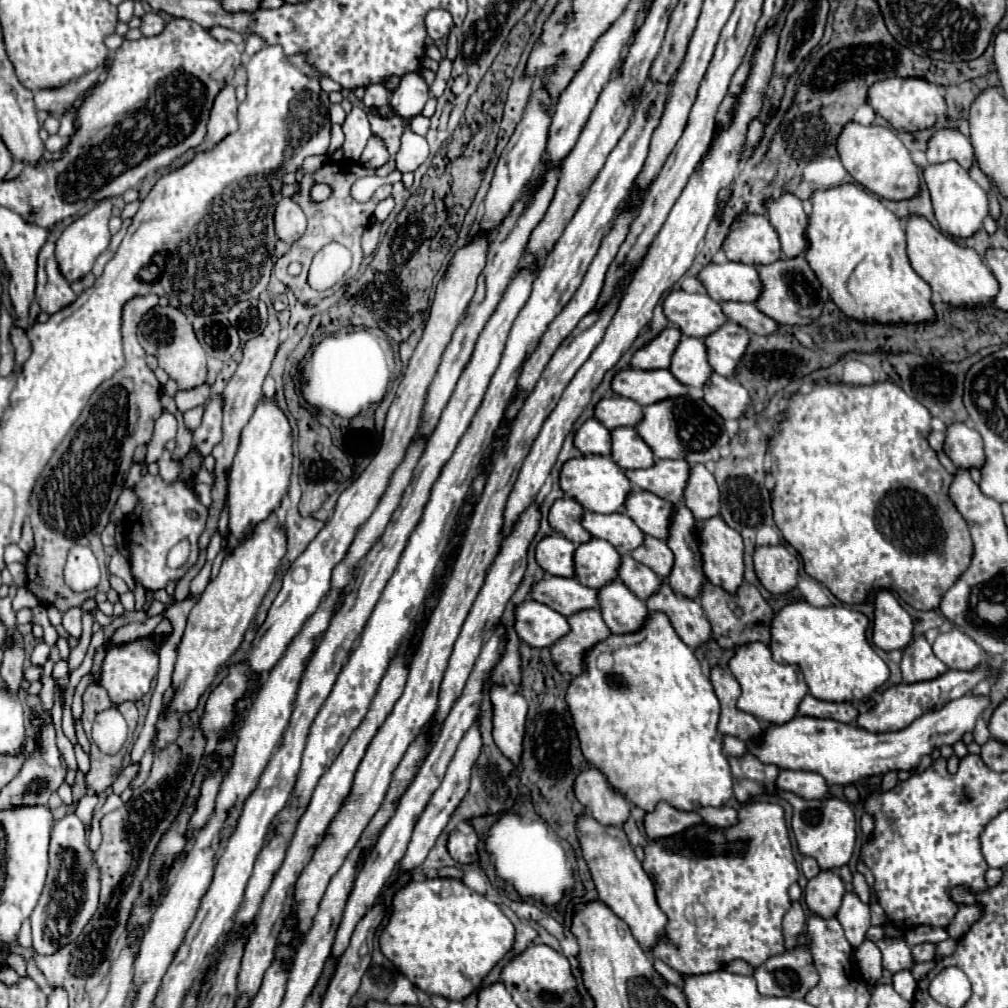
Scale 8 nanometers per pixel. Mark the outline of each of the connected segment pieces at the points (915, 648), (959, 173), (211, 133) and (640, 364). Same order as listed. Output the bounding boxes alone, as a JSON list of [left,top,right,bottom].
[[901,637,947,683],[923,161,989,239],[207,85,237,143],[631,325,681,371]]

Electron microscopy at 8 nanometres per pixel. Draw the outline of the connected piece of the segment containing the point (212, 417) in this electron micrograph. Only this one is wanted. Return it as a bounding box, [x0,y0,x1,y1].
[193,395,221,457]

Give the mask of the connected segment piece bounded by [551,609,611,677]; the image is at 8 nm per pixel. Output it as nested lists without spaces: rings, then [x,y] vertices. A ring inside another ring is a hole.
[[[583,609],[571,617],[571,631],[551,647],[551,657],[561,673],[577,677],[585,671],[585,653],[599,641],[605,641],[611,631],[605,625],[599,609]]]

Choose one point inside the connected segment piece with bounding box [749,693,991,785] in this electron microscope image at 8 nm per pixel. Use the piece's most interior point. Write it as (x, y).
(843, 754)

